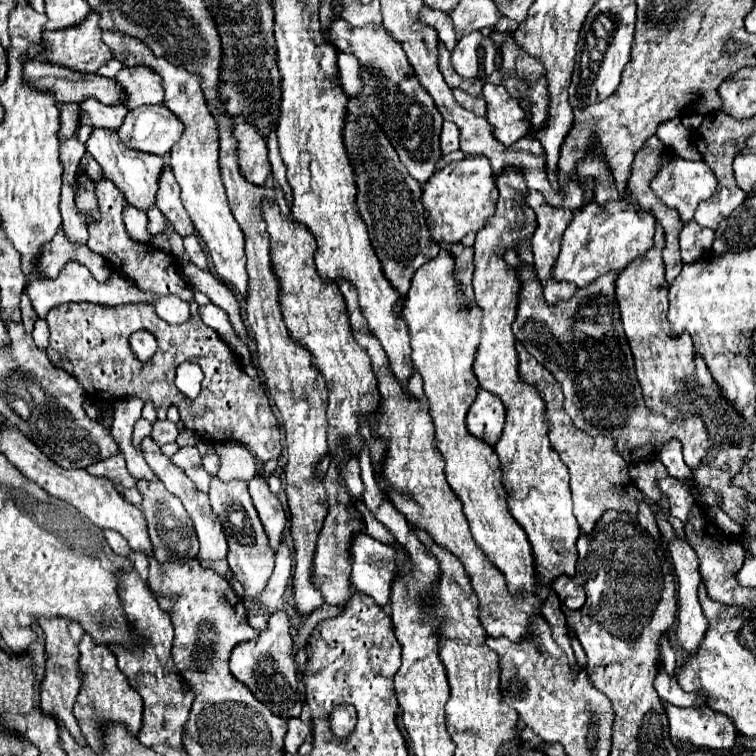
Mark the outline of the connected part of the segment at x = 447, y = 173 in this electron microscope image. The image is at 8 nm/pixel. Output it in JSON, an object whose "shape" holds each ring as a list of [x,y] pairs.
{"shape":[[[467,156],[435,172],[435,176],[431,176],[431,180],[423,186],[423,206],[433,240],[439,244],[453,244],[461,242],[467,232],[479,232],[495,214],[497,196],[495,176],[485,156]]]}

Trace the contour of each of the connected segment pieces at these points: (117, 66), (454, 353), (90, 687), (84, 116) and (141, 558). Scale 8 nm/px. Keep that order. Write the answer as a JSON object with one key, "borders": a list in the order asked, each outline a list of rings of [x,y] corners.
{"borders":[[[[113,58],[113,60],[109,60],[103,68],[99,68],[99,72],[97,72],[97,74],[107,76],[107,78],[113,78],[113,76],[121,70],[121,66],[123,66],[123,62],[121,62],[121,60],[117,60],[117,58]]],[[[441,248],[439,256],[431,258],[413,274],[403,306],[403,318],[411,336],[411,360],[423,378],[423,388],[429,398],[429,410],[435,424],[435,444],[445,458],[445,476],[455,496],[463,502],[463,514],[469,522],[473,540],[503,572],[513,596],[527,590],[541,600],[547,600],[551,586],[537,584],[535,556],[527,534],[509,512],[509,492],[501,482],[499,458],[495,456],[493,446],[475,438],[467,430],[467,410],[479,392],[473,362],[481,340],[483,310],[475,300],[469,300],[461,292],[455,276],[455,258],[447,248]]],[[[83,634],[83,640],[79,642],[79,652],[79,666],[81,672],[85,672],[85,682],[79,690],[73,712],[79,720],[81,732],[87,736],[87,744],[93,748],[93,752],[103,752],[103,734],[107,724],[123,724],[133,736],[139,734],[143,722],[143,700],[129,686],[127,678],[119,672],[117,658],[107,646],[99,646],[87,634]]],[[[87,98],[79,106],[81,106],[81,124],[109,130],[117,130],[119,124],[123,122],[123,116],[129,112],[125,106],[105,106],[95,98]]],[[[139,550],[139,552],[135,552],[135,554],[131,556],[131,560],[133,560],[133,564],[135,564],[137,574],[143,578],[143,582],[147,582],[147,576],[149,576],[149,556]]]]}

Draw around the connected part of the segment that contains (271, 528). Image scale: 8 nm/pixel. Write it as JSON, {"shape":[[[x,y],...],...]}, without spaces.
{"shape":[[[257,470],[257,474],[249,480],[249,494],[251,494],[253,506],[263,522],[265,534],[269,538],[269,546],[273,548],[273,552],[277,552],[277,548],[283,540],[287,514],[283,510],[281,500],[275,494],[271,494],[265,478],[261,476],[261,470]]]}

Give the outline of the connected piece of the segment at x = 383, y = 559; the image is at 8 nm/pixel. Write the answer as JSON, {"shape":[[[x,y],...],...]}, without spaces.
{"shape":[[[359,534],[351,544],[351,584],[387,610],[391,580],[395,580],[395,550],[367,534]]]}

